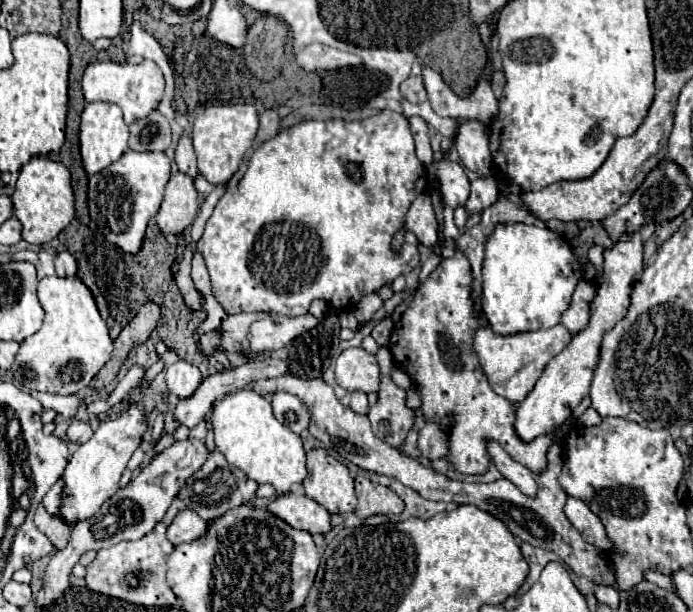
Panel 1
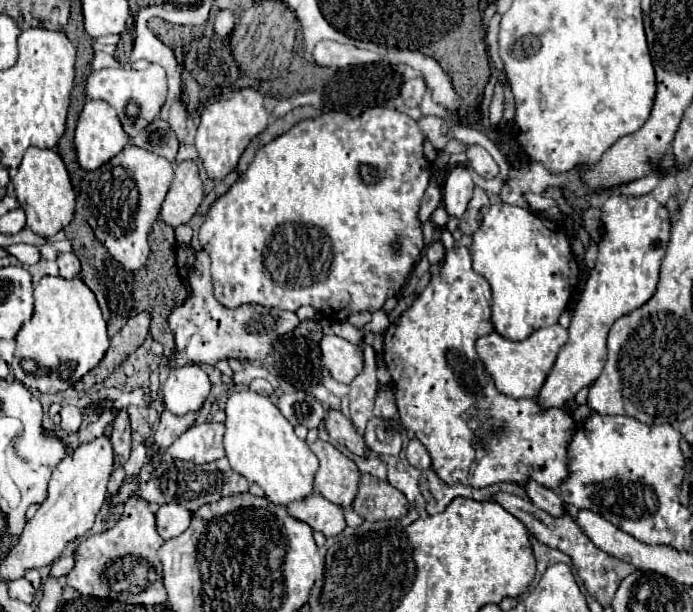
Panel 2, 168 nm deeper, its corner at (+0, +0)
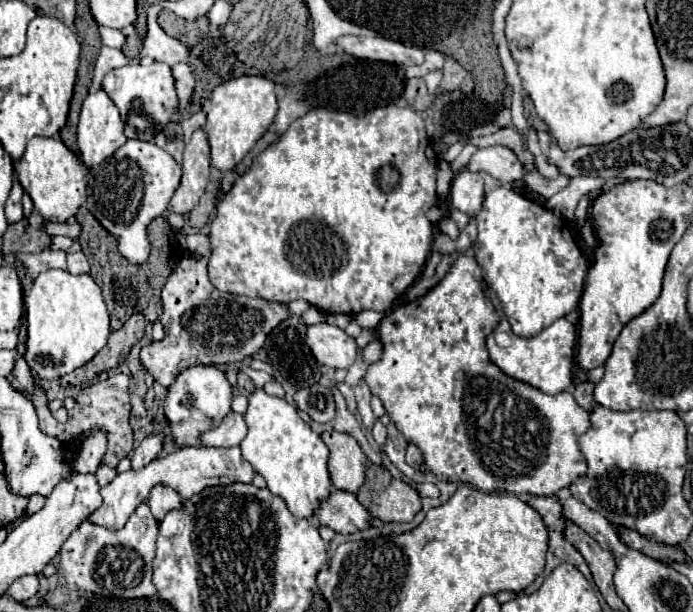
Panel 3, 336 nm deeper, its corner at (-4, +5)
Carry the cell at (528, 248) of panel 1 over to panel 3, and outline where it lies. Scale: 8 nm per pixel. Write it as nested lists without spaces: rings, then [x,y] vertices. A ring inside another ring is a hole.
[[[497,187],[491,193],[487,193],[483,201],[483,209],[477,213],[475,221],[479,231],[477,241],[473,243],[475,259],[485,273],[485,281],[497,293],[503,313],[511,323],[515,335],[533,337],[545,327],[549,327],[553,321],[569,315],[579,305],[585,275],[587,275],[587,259],[577,247],[565,219],[553,215],[549,209],[525,199],[523,195],[511,189]]]

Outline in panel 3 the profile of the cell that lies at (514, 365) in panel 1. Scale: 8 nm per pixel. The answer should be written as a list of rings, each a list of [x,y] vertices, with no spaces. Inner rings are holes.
[[[503,319],[499,323],[499,327],[487,337],[489,357],[503,373],[507,373],[509,377],[519,379],[523,383],[529,383],[529,385],[533,385],[549,395],[561,393],[561,391],[571,387],[573,367],[575,367],[575,343],[577,343],[577,327],[573,323],[569,323],[567,319],[555,321],[553,325],[545,327],[541,333],[537,333],[535,337],[529,337],[529,339],[517,337],[511,331],[511,325]],[[497,333],[507,333],[511,337],[511,345],[499,347],[495,341]]]

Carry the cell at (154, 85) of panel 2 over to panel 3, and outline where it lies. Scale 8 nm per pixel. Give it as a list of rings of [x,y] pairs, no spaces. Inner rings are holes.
[[[129,63],[121,69],[113,69],[111,73],[105,75],[103,89],[117,105],[125,121],[125,137],[129,139],[153,141],[153,137],[173,121],[171,117],[177,111],[175,79],[171,75],[171,67],[165,63],[153,63],[149,67],[143,67],[139,63]],[[129,117],[131,121],[127,121]]]

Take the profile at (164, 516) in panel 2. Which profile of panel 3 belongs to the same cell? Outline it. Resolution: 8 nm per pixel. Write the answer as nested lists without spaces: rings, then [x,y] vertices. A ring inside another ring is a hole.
[[[155,485],[149,493],[147,505],[149,505],[153,517],[157,521],[161,521],[167,511],[177,509],[181,505],[181,495],[175,489],[169,489],[167,485]]]

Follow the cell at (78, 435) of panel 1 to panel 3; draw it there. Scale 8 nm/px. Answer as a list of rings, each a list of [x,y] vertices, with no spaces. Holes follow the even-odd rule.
[[[93,431],[81,445],[77,459],[73,461],[73,469],[77,473],[95,473],[101,465],[101,457],[105,455],[107,439],[103,431]]]

